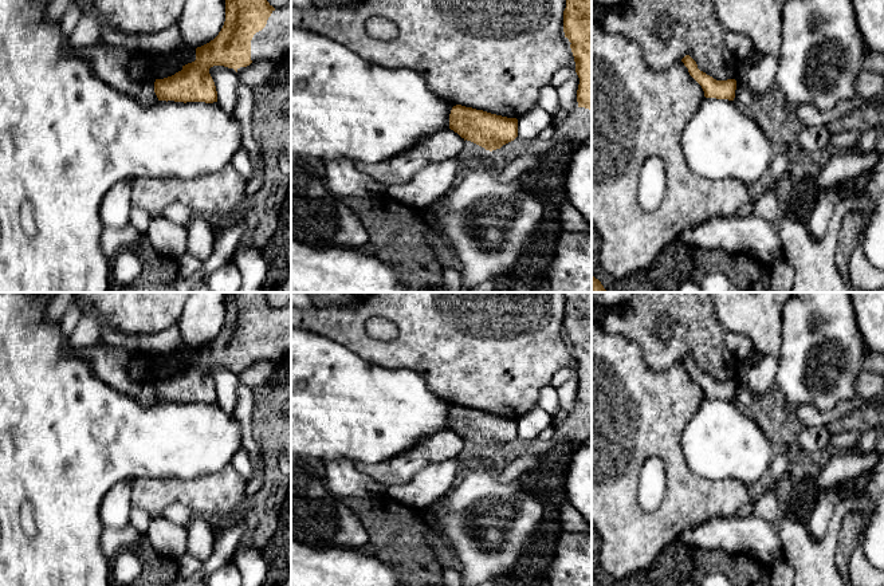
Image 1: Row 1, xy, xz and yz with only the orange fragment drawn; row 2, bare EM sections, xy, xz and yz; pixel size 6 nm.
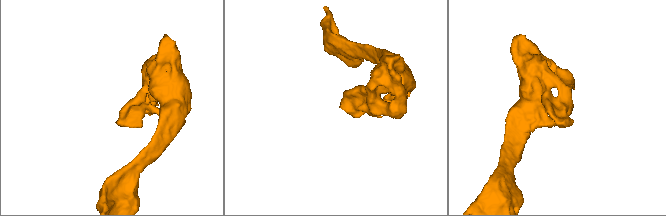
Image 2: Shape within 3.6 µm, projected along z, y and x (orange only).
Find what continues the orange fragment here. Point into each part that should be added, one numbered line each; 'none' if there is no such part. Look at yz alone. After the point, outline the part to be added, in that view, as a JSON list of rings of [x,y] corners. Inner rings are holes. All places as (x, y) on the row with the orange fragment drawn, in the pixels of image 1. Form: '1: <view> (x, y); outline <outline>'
none

